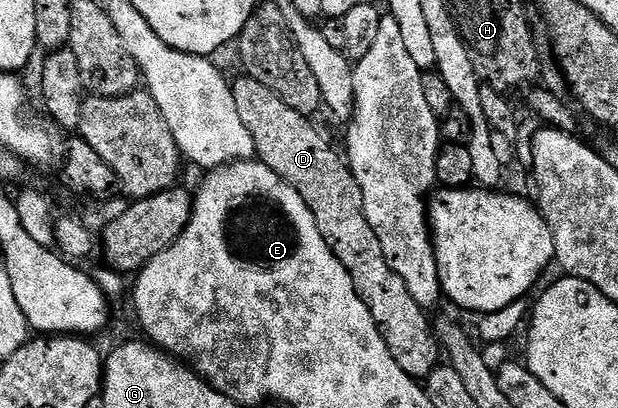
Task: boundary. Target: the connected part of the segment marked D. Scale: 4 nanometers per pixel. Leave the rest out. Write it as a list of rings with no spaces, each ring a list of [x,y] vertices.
[[[246,74],[240,75],[239,81],[231,84],[233,90],[233,102],[237,102],[237,111],[241,114],[241,122],[245,122],[245,130],[249,130],[249,135],[253,137],[255,156],[260,164],[269,166],[273,174],[277,174],[301,198],[305,198],[305,206],[313,214],[313,222],[317,222],[317,230],[321,230],[321,238],[325,238],[325,246],[333,250],[333,254],[349,270],[349,278],[353,278],[353,286],[361,298],[361,302],[373,314],[373,322],[385,338],[385,346],[389,346],[389,354],[409,374],[417,381],[422,381],[434,368],[440,367],[441,349],[435,335],[432,321],[427,321],[428,313],[417,302],[413,302],[413,294],[393,274],[389,262],[385,262],[385,253],[381,251],[381,242],[377,242],[377,234],[373,234],[373,226],[369,226],[369,218],[365,218],[365,206],[361,198],[361,186],[357,186],[357,178],[353,178],[350,168],[347,167],[346,159],[342,155],[331,150],[331,144],[311,125],[312,121],[306,116],[297,114],[297,110],[285,106],[269,86],[261,86],[253,77]]]

